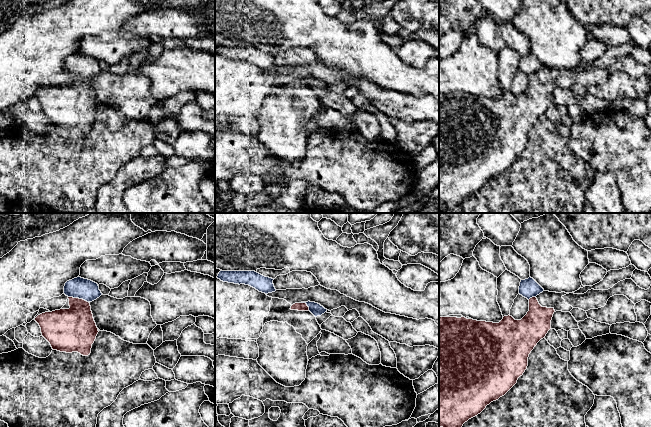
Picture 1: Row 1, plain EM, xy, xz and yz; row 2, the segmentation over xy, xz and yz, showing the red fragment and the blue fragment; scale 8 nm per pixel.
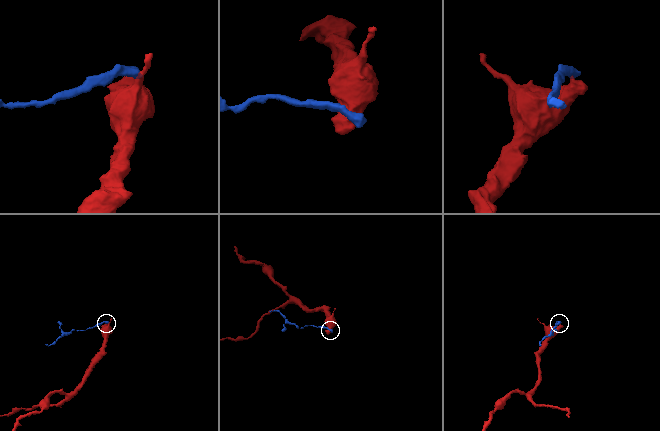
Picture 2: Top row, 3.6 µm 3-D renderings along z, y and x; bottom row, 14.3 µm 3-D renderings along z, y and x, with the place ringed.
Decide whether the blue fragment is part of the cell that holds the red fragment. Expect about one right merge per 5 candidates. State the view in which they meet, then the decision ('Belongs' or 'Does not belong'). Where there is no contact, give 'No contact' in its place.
Touches red in xy. Does not belong

